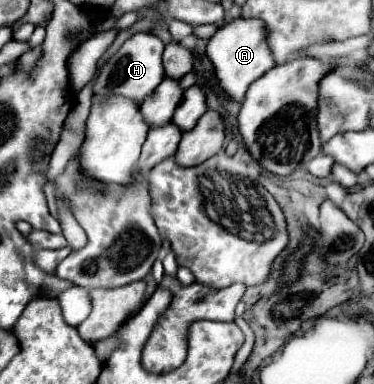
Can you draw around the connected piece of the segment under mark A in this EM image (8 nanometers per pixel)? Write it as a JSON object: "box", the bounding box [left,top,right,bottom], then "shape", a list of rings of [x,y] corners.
{"box":[208,17,276,101],"shape":[[[238,17],[230,23],[224,23],[216,35],[208,41],[208,59],[214,63],[216,77],[220,81],[220,87],[234,99],[242,101],[248,87],[260,79],[268,69],[276,65],[272,51],[266,43],[266,25],[262,19],[246,19]]]}

